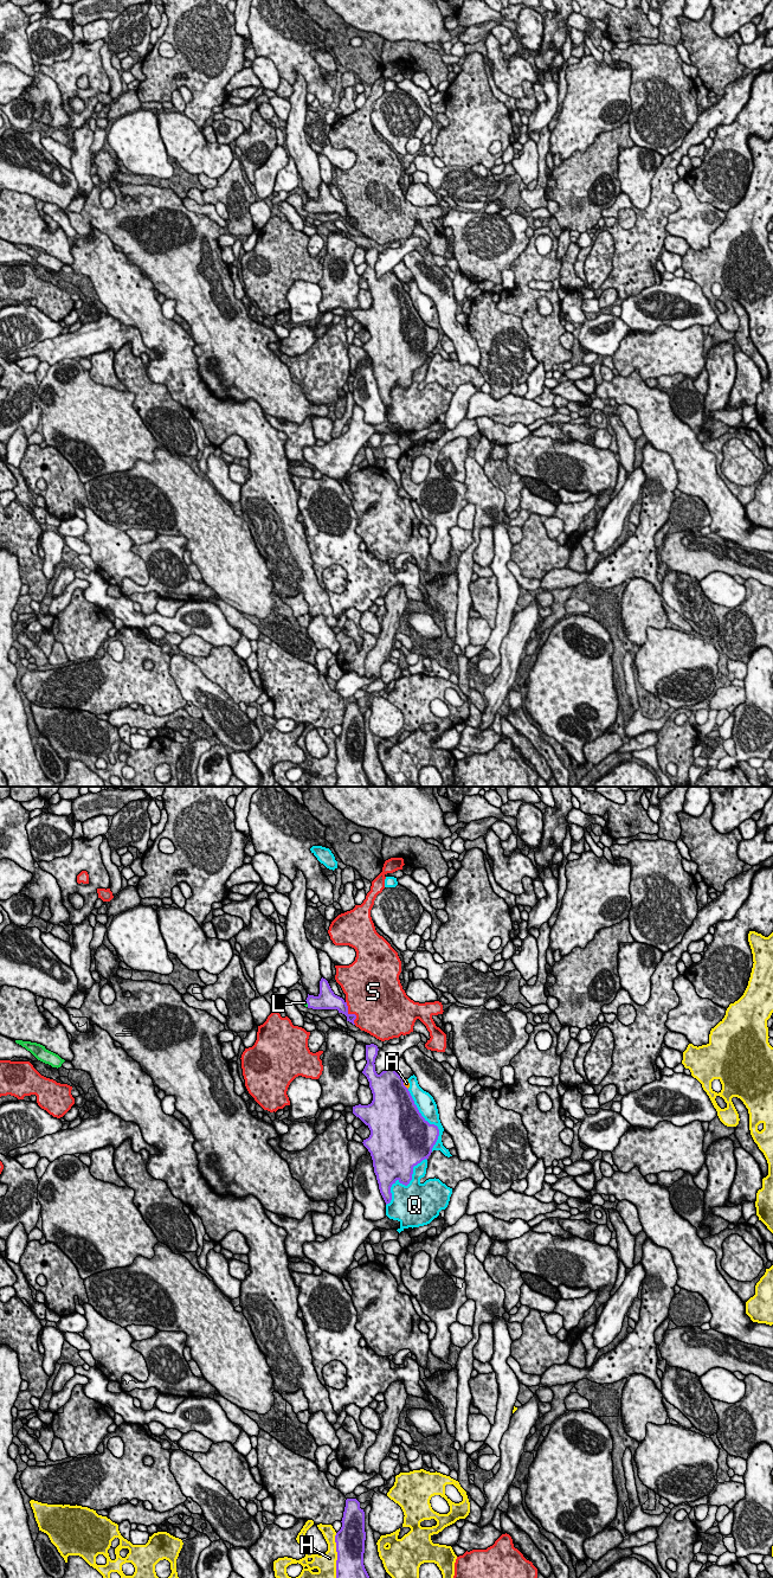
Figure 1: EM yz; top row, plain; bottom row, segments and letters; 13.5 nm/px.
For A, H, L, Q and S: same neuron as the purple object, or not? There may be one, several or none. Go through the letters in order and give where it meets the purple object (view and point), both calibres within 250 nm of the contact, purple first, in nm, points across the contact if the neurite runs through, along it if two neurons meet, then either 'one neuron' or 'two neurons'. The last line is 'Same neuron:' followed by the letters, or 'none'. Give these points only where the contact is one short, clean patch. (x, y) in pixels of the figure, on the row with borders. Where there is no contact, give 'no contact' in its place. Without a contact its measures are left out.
A: meets purple in yz at (403, 1084); 500 nm thick on the purple side, 70 nm on the other; two neurons
H: meets purple in yz at (337, 1556); 380 nm thick on the purple side, 280 nm on the other; two neurons
L: meets purple in yz at (307, 1002); 240 nm thick on the purple side, 60 nm on the other; runs through yz (324, 1000), (321, 1002), (307, 1002), (304, 1002); one neuron
Q: meets purple in yz at (404, 1184); 380 nm thick on the purple side, 460 nm on the other; two neurons
S: meets purple in yz at (350, 1014); 190 nm thick on the purple side, 440 nm on the other; two neurons
Same neuron: L

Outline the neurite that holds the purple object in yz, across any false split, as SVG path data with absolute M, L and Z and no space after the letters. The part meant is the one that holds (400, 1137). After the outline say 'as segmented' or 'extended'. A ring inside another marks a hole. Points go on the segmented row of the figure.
M366 1045L367 1064L362 1071L369 1082L373 1101L368 1105L353 1106L353 1114L371 1130L369 1137L362 1143L371 1153L379 1189L387 1205L392 1200L392 1185L398 1180L407 1186L412 1180L413 1167L429 1159L438 1140L439 1129L421 1116L408 1089L404 1085L404 1078L392 1066L380 1075L376 1073L374 1063L378 1051L376 1045Z; as segmented

